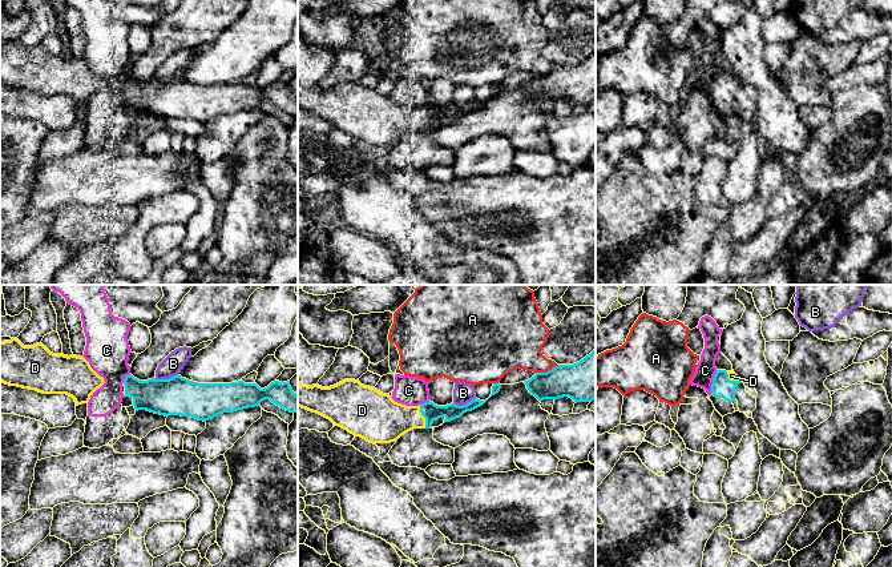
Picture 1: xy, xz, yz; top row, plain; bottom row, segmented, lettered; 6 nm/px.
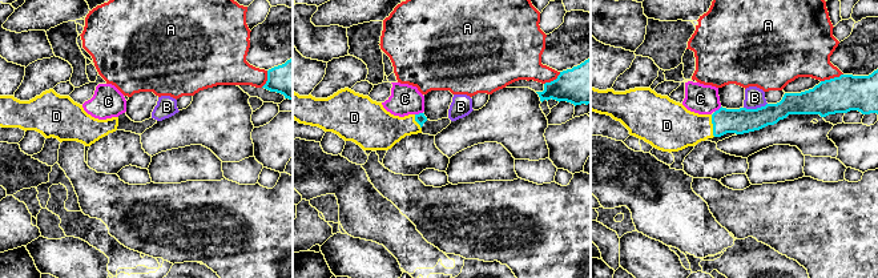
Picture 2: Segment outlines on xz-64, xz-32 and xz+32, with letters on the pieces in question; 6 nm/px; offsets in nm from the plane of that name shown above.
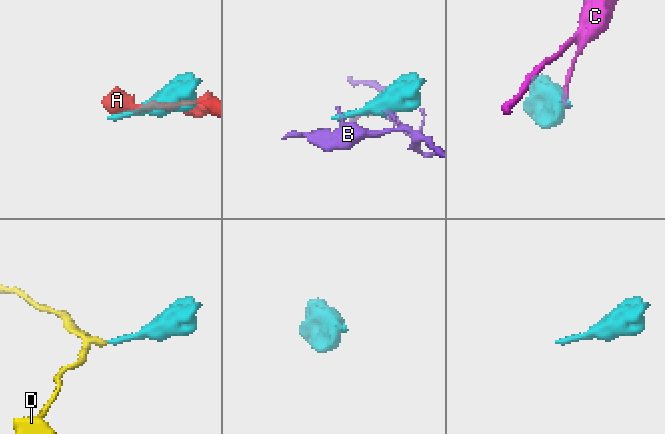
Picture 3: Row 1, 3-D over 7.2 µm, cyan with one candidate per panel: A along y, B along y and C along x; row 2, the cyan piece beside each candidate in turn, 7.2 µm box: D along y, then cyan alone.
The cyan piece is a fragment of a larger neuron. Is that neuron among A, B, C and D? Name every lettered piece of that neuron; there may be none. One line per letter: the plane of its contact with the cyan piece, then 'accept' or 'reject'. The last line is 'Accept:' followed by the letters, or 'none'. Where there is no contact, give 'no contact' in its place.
A: xz | reject
B: xy | reject
C: yz | reject
D: xz | accept
Accept: D

